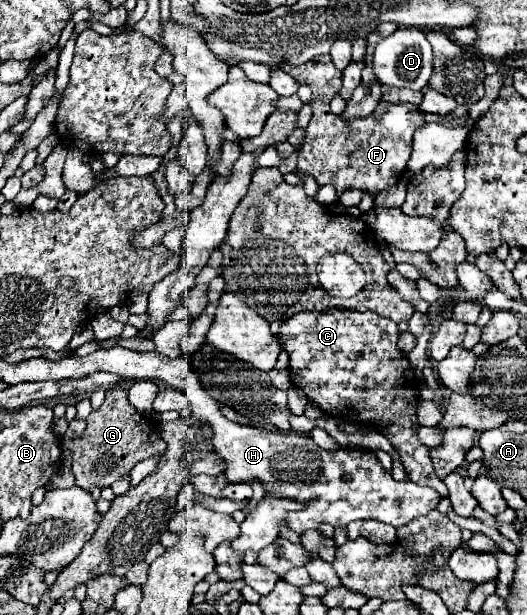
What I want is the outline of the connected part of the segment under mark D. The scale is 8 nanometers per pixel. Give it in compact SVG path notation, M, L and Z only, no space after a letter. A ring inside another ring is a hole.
M398 28L394 34L382 38L374 50L374 74L380 84L422 90L432 74L432 46L418 28Z

